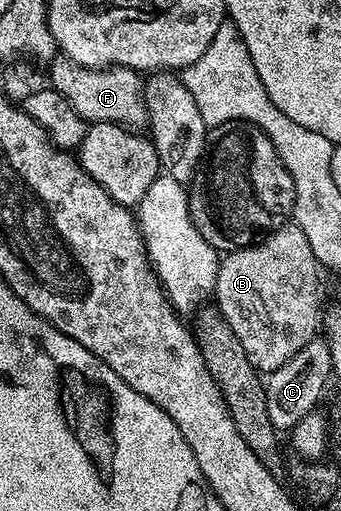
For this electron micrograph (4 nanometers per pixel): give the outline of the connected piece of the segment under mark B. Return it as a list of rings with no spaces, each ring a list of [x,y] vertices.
[[[293,221],[277,227],[248,247],[227,251],[221,256],[213,298],[218,312],[225,317],[228,325],[232,325],[232,333],[240,337],[240,345],[244,345],[244,353],[248,353],[248,361],[252,361],[260,373],[280,369],[319,334],[318,271],[320,264],[312,253],[312,245],[308,245],[304,233]]]

